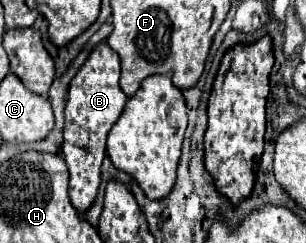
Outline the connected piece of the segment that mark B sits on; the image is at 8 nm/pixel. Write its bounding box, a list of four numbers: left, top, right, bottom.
[62,41,128,213]

